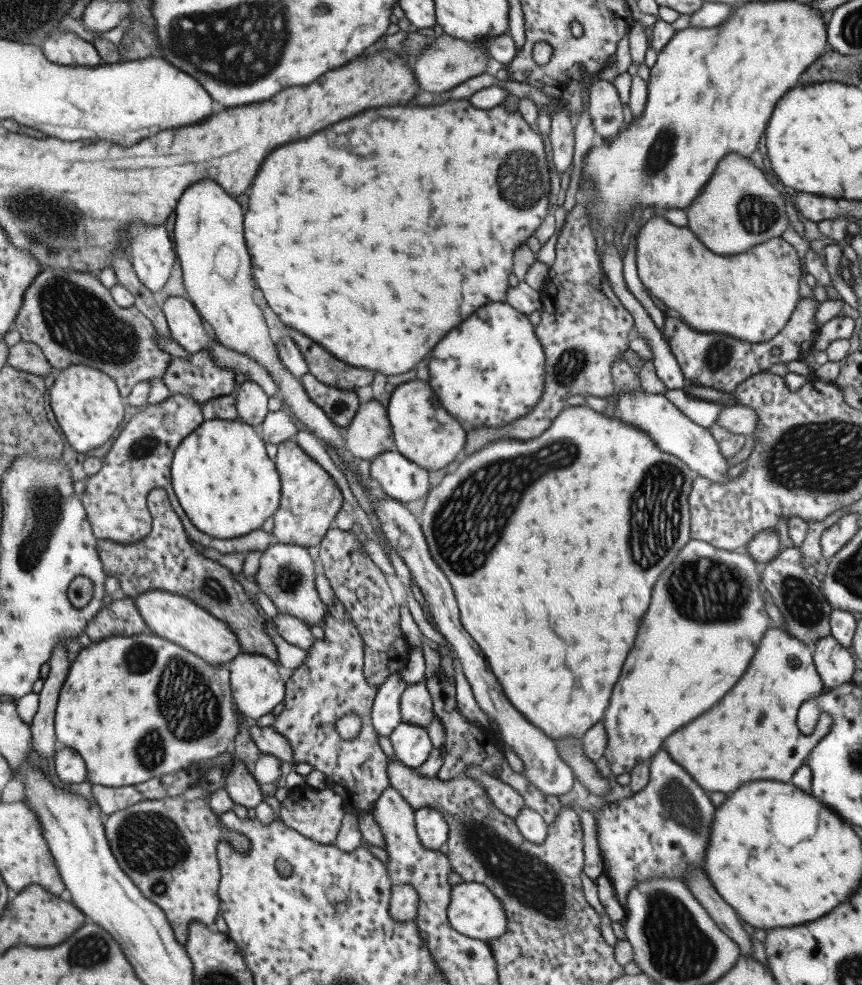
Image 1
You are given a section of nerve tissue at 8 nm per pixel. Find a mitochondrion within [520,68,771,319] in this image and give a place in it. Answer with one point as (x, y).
(658, 156)

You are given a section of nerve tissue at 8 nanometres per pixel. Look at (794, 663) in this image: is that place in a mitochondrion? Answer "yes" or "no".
no

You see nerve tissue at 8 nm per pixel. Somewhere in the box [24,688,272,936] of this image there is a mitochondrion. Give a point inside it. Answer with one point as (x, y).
(153, 836)

